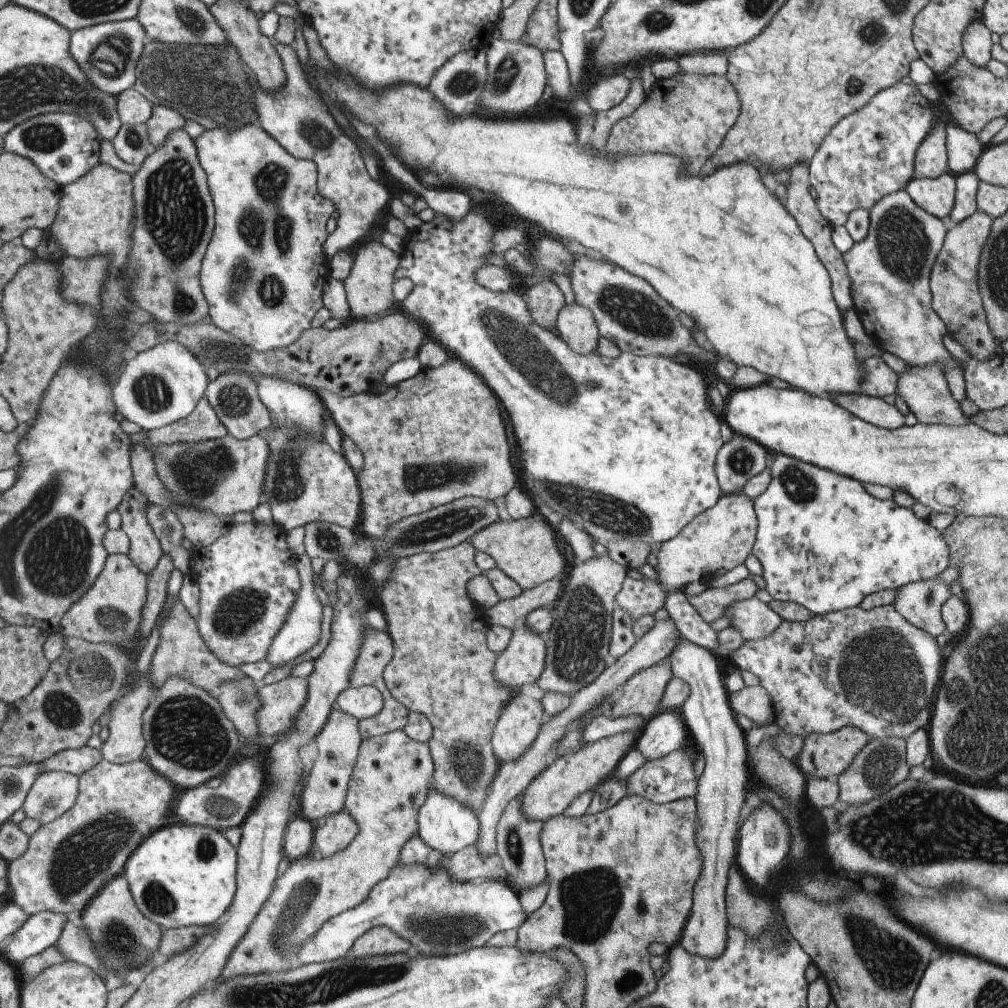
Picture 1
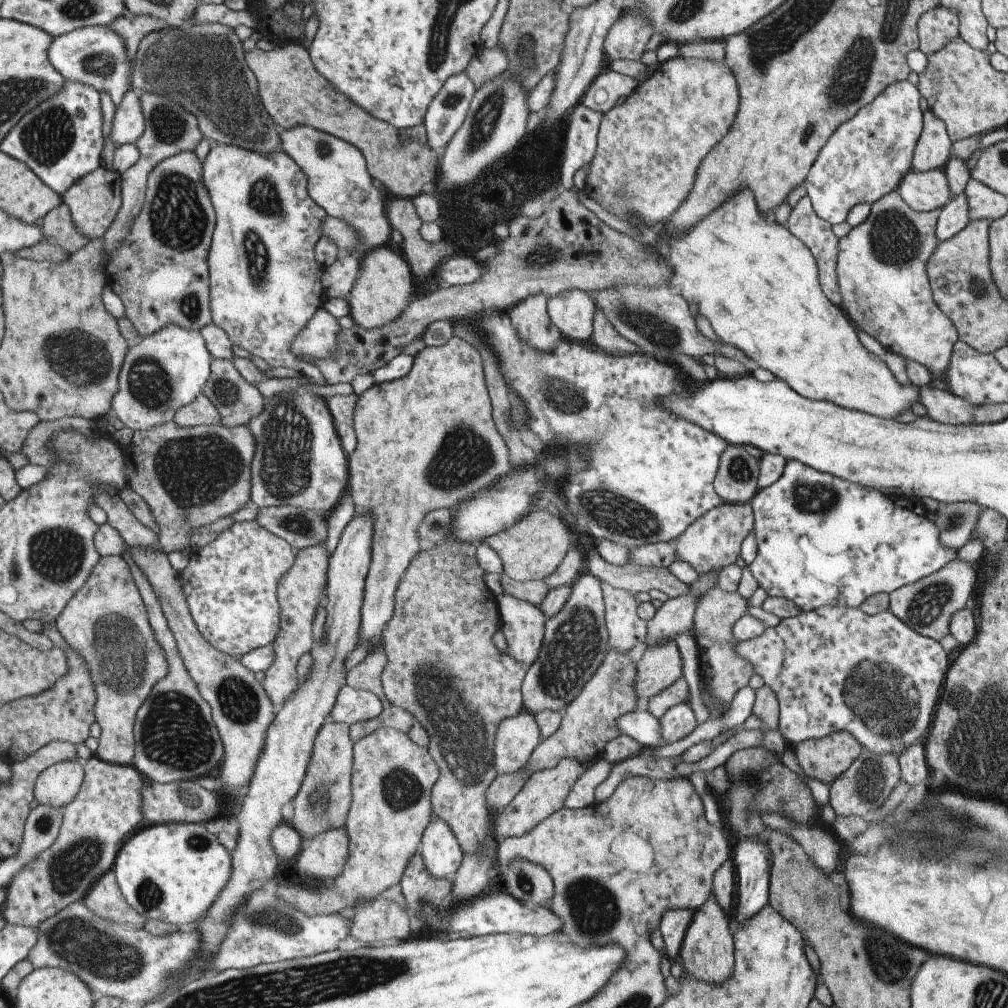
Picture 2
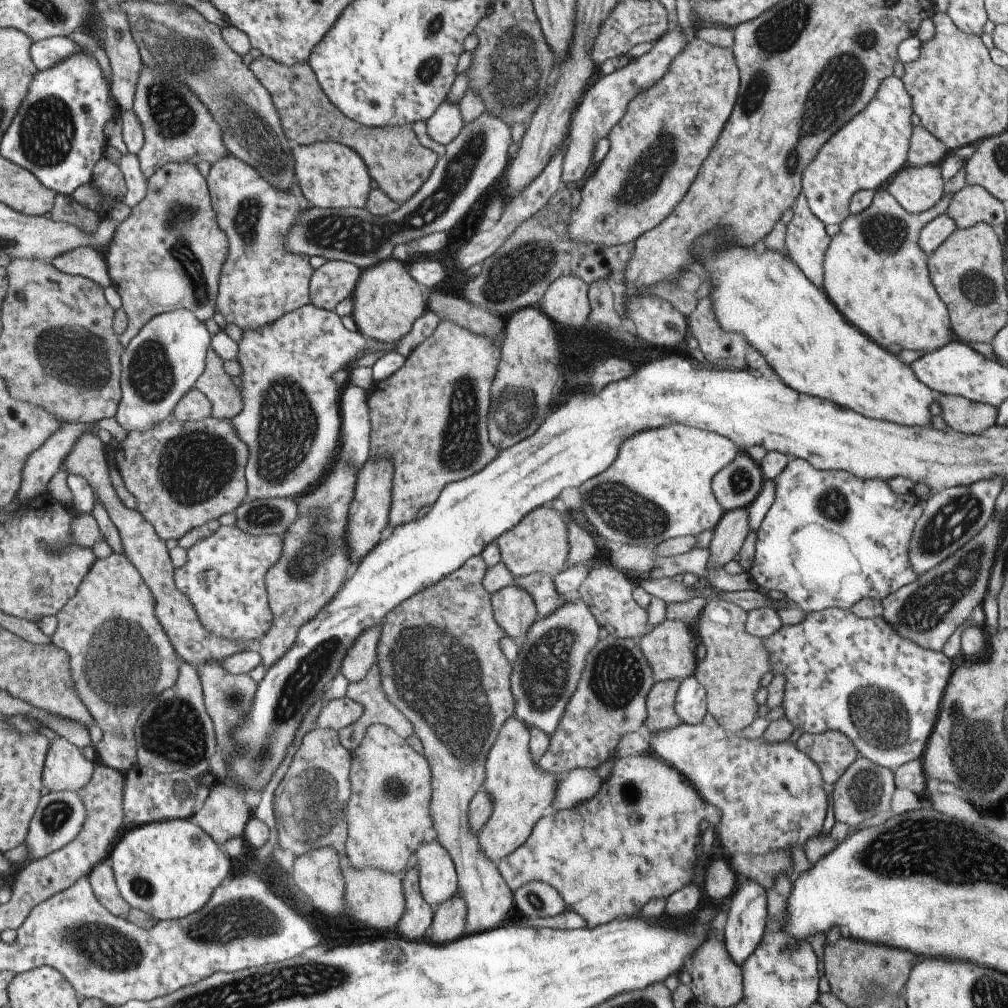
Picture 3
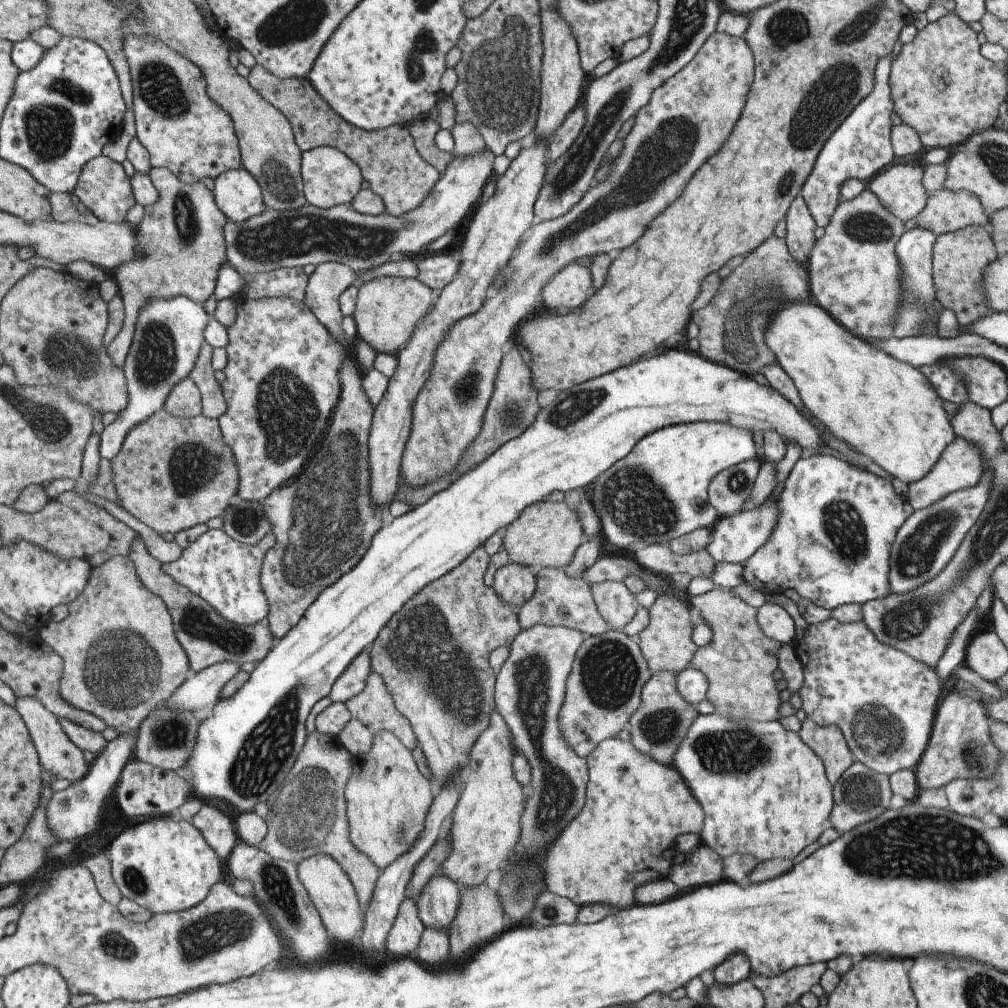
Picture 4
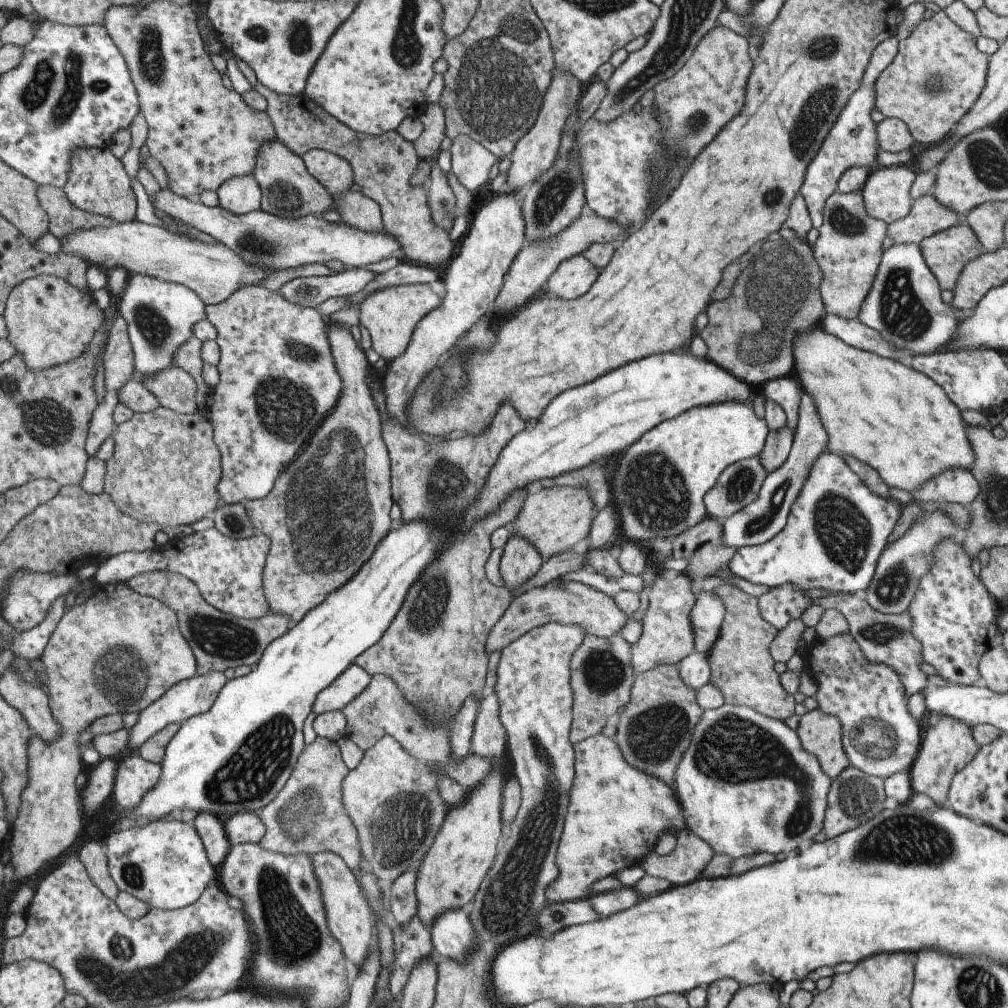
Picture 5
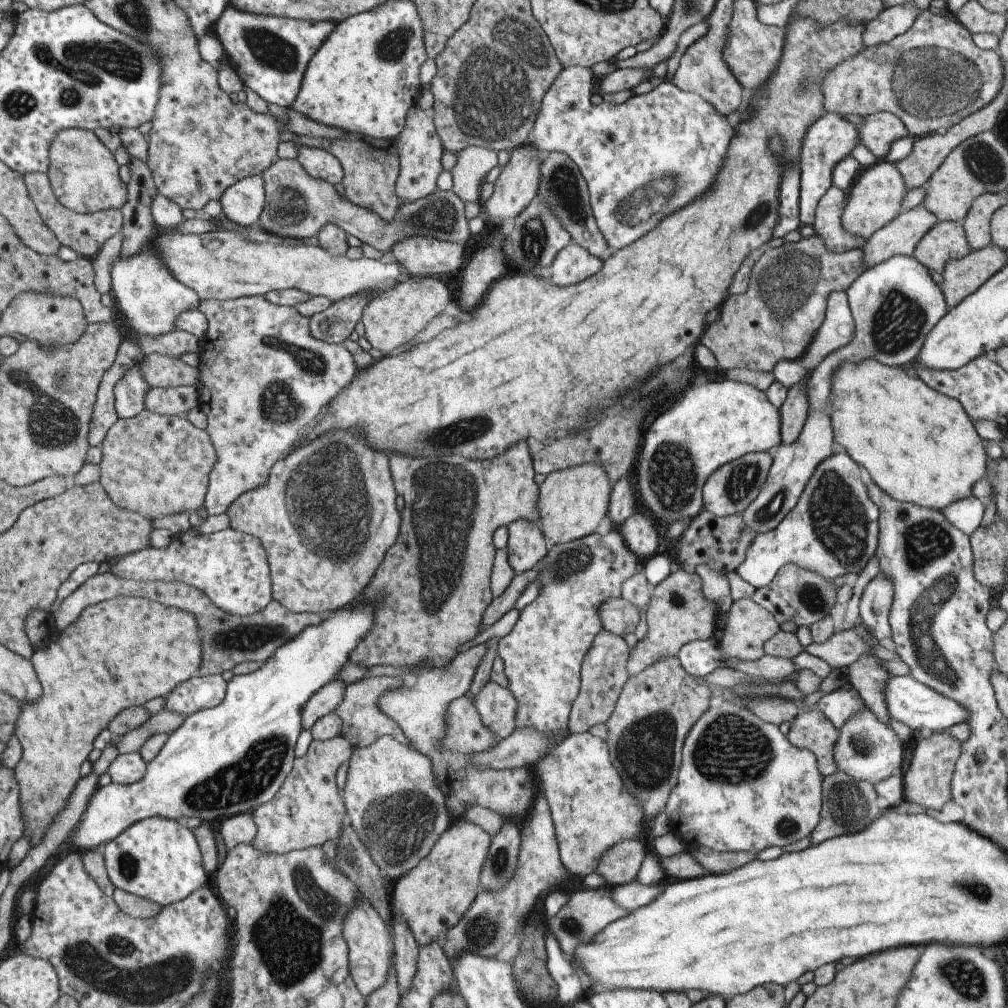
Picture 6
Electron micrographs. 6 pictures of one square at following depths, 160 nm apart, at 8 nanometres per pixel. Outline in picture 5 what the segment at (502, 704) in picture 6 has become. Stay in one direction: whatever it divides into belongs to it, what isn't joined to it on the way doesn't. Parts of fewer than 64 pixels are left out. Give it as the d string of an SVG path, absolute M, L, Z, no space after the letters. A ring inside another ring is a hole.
M495 692L480 701L472 726L470 752L481 758L497 758L505 754L506 734L499 720L499 702Z

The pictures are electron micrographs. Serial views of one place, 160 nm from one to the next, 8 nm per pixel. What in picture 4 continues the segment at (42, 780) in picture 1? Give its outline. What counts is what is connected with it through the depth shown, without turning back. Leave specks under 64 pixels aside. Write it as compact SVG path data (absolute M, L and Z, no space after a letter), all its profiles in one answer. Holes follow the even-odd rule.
M33 697L16 698L14 708L19 712L32 740L38 756L38 763L43 774L51 779L63 778L70 783L78 781L87 770L87 762L83 759L82 750L64 735L55 715L52 715L37 699Z

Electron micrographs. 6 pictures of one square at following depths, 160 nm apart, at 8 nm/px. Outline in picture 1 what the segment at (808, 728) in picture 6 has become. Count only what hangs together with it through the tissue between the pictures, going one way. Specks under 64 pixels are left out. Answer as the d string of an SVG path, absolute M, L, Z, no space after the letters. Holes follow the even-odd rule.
M844 726L830 733L811 733L804 737L801 752L794 763L805 777L813 775L817 778L834 780L849 766L868 740L868 736L854 726Z

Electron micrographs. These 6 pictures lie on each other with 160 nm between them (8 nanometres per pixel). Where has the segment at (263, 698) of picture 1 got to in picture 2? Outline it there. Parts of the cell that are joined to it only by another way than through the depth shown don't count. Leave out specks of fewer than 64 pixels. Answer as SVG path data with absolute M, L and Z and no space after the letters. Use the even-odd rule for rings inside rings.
M321 542L319 546L299 549L293 558L293 564L275 586L275 598L279 606L279 630L269 644L273 648L273 662L265 670L265 678L261 683L267 697L271 700L271 705L284 704L298 688L295 666L299 658L313 646L311 624L316 608L323 606L328 558L329 552L325 548L325 542Z

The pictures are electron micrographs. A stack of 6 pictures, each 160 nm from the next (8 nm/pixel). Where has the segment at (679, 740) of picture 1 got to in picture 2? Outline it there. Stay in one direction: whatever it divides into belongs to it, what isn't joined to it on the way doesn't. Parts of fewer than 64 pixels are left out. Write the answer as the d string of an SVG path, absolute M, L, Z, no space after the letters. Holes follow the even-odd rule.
M687 701L669 708L658 722L661 728L661 740L667 744L682 740L697 726L693 711Z

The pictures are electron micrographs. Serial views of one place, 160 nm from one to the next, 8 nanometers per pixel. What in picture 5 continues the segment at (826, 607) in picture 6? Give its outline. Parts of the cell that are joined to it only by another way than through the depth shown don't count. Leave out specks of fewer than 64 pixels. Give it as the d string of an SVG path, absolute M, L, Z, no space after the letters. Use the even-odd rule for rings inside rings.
M795 584L769 588L757 600L759 615L777 630L800 617L814 603L805 595L805 590L797 588Z

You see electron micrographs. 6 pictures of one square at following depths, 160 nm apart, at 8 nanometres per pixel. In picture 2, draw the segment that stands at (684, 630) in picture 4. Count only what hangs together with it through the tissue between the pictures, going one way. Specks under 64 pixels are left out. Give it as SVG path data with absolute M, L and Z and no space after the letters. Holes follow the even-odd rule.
M673 638L665 640L665 642L655 642L655 644L643 647L643 653L639 661L635 662L635 679L633 684L633 692L638 697L638 701L643 705L651 696L655 696L668 688L675 680L682 677L681 657Z

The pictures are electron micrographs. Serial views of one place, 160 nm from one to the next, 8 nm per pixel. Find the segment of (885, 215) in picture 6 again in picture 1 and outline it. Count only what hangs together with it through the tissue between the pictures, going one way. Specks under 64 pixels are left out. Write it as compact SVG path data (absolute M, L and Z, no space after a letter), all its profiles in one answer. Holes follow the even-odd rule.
M947 173L934 179L913 177L903 189L919 208L941 220L954 205L954 177Z

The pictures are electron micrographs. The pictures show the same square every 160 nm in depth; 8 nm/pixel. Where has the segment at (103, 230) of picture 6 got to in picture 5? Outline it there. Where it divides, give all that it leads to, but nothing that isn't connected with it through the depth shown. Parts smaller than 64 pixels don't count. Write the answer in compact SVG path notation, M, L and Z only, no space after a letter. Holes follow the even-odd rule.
M38 185L36 195L39 206L47 215L48 230L58 240L70 235L71 231L89 227L108 227L113 224L107 217L71 206L60 188Z

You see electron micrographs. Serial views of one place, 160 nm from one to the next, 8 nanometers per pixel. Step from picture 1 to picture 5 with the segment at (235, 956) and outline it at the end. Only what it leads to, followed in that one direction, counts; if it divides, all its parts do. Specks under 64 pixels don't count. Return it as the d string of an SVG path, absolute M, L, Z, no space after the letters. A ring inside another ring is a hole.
M382 736L371 748L364 751L355 768L342 780L342 803L356 828L361 855L371 864L371 873L390 884L398 874L416 868L439 832L447 806L437 792L437 770L433 763L423 763L409 756L406 750L391 736Z

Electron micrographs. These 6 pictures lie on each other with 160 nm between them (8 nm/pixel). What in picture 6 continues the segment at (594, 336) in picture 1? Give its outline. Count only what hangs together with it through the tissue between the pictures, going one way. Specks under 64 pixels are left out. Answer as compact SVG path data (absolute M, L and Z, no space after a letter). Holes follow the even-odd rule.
M576 243L565 246L554 258L550 265L551 284L569 286L585 280L595 274L603 262L598 257L587 252L586 248Z

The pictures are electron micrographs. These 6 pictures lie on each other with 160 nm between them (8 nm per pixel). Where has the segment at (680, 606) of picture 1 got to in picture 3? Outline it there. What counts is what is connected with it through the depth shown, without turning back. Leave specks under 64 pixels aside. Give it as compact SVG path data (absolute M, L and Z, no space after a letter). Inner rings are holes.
M839 607L809 611L804 614L804 618L798 623L794 625L783 624L771 636L760 639L760 641L768 655L769 672L773 675L784 677L784 691L780 706L783 709L784 717L794 729L799 728L801 733L812 735L818 735L825 731L839 731L854 744L859 756L873 761L876 765L887 767L891 772L902 764L910 760L919 759L922 756L927 739L931 734L932 726L938 715L944 688L947 686L947 681L951 674L951 661L941 651L924 649L912 643L911 640L901 639L881 615L875 618L862 619L855 616L851 609Z

